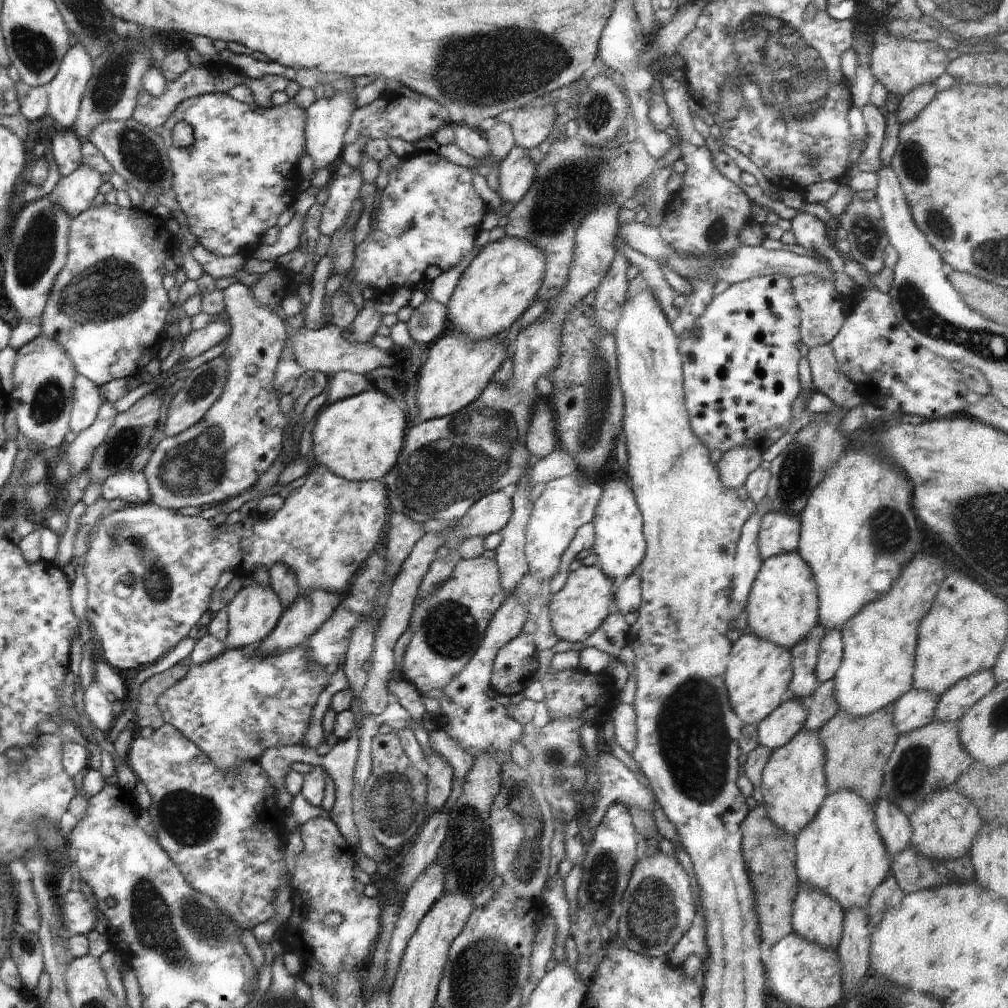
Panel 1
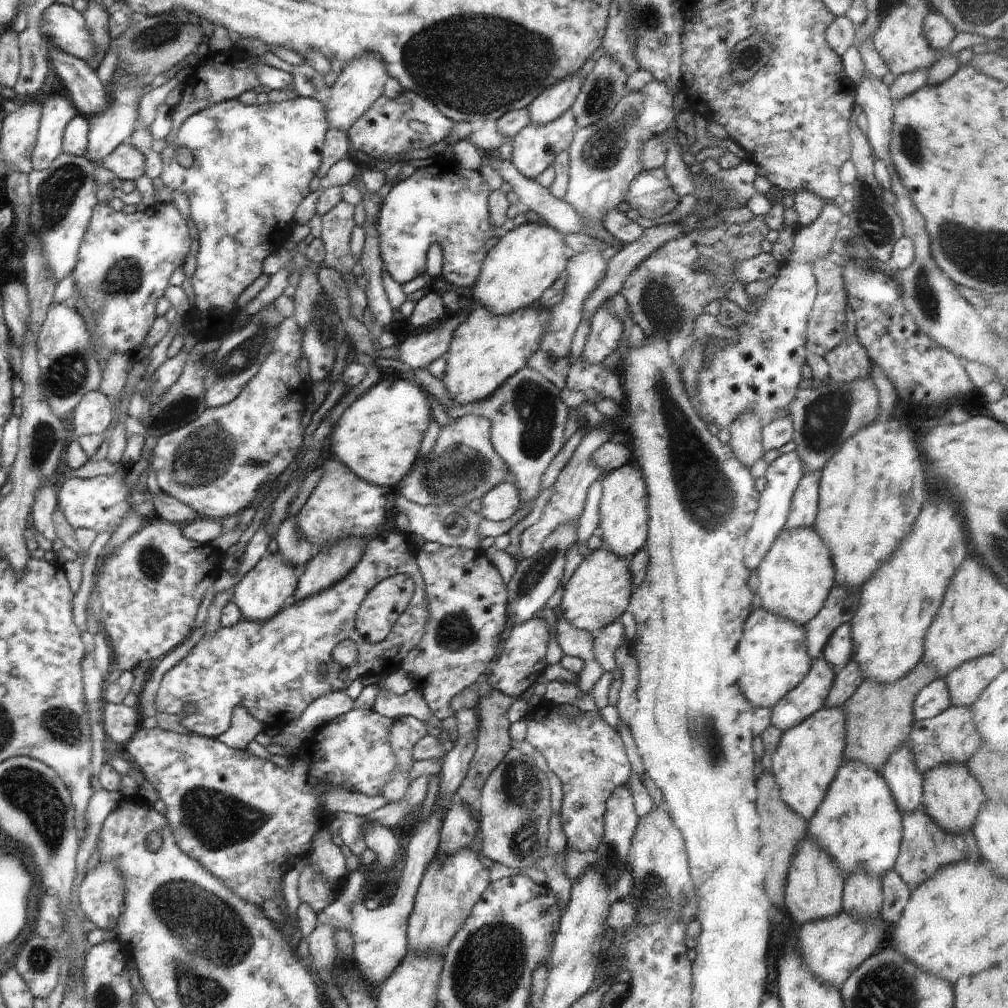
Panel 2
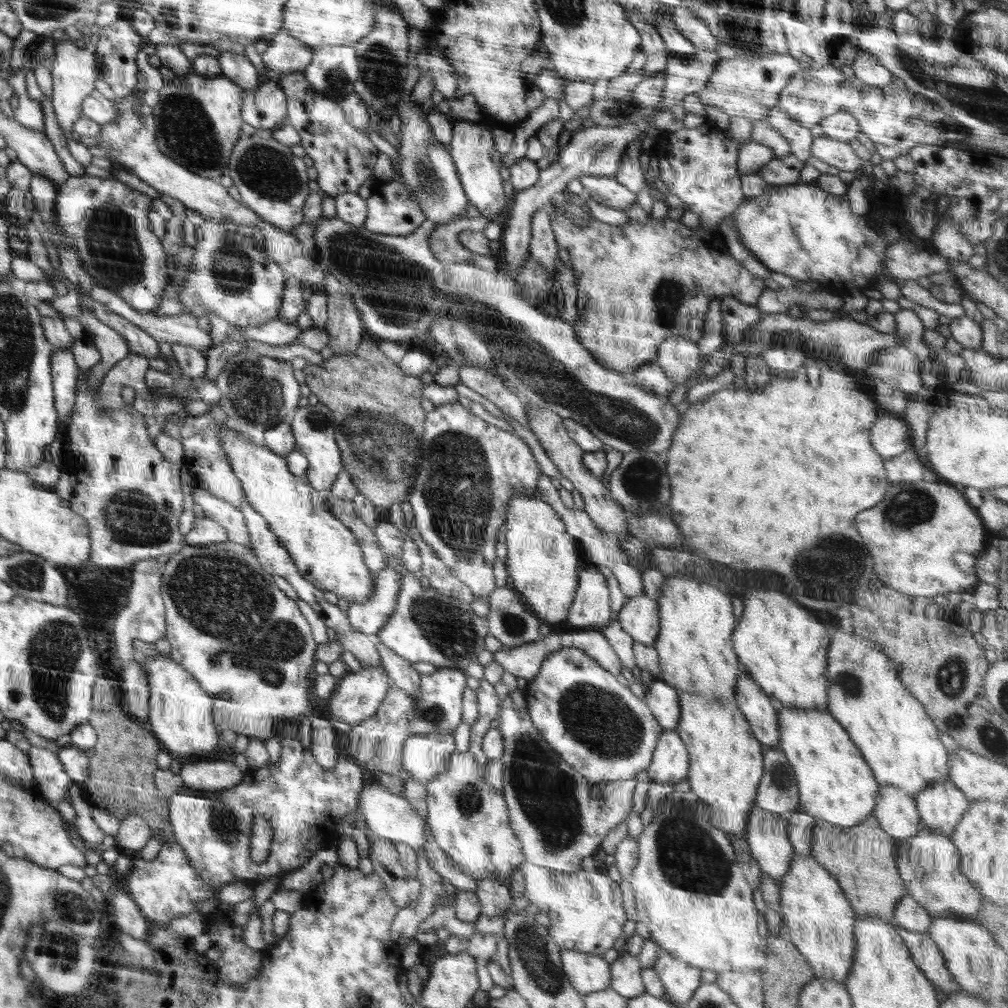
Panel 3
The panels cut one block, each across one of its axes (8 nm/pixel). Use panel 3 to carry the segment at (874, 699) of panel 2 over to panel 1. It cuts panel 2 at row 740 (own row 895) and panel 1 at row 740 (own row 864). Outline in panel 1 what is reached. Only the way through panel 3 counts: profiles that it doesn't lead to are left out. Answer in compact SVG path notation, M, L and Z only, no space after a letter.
M894 703L861 717L853 717L848 711L840 709L819 728L817 735L825 750L828 794L846 787L865 798L867 803L876 803L883 783L884 765L900 736L893 719L893 708Z

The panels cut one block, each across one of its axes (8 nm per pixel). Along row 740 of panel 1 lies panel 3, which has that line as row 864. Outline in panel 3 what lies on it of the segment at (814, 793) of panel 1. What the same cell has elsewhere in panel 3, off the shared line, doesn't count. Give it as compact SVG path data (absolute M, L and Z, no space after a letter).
M794 852L791 858L787 875L781 880L780 906L781 918L784 922L785 937L798 949L798 952L807 960L815 977L834 980L844 983L846 976L850 976L854 966L854 923L857 916L848 899L845 897L839 882L810 855L800 856Z

